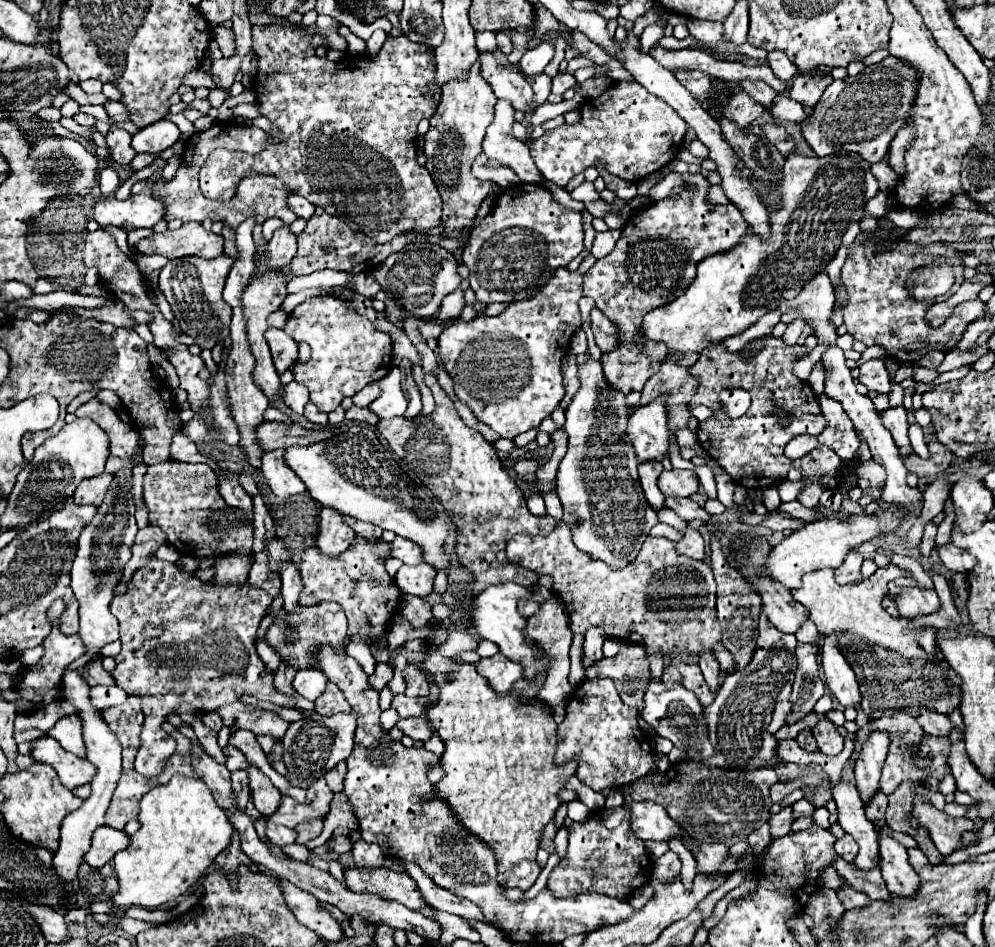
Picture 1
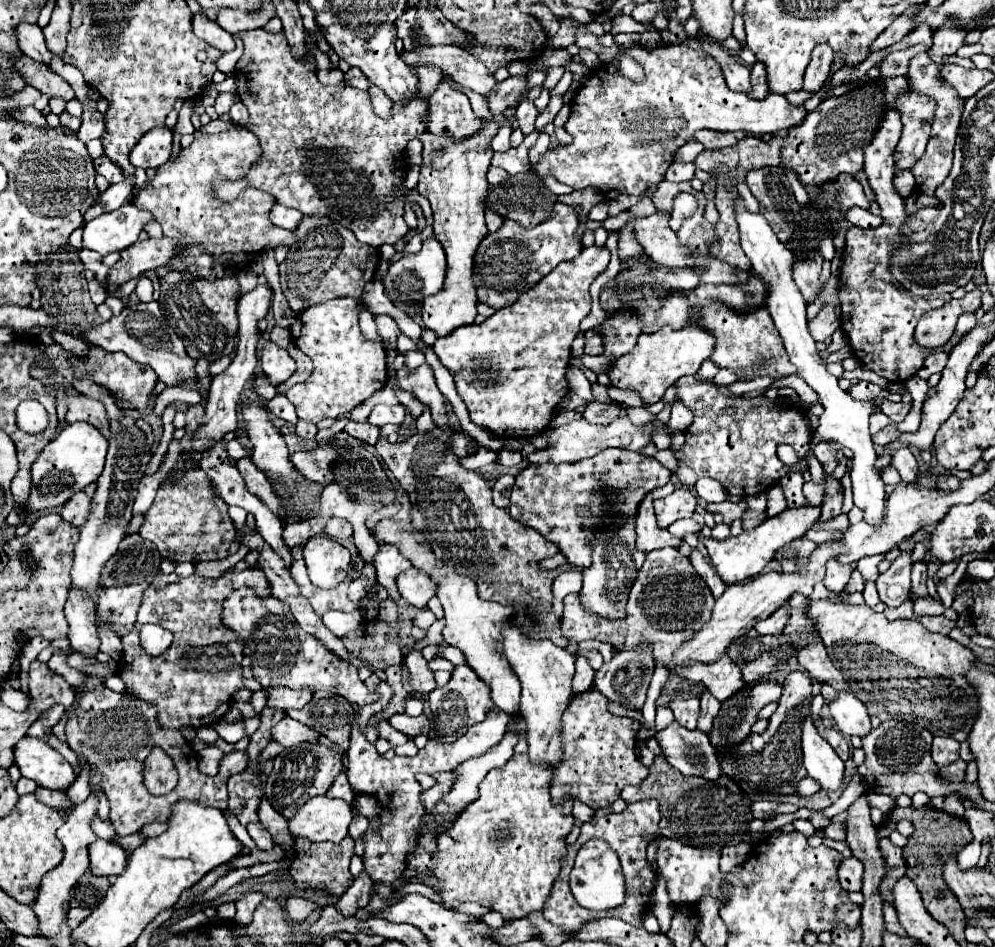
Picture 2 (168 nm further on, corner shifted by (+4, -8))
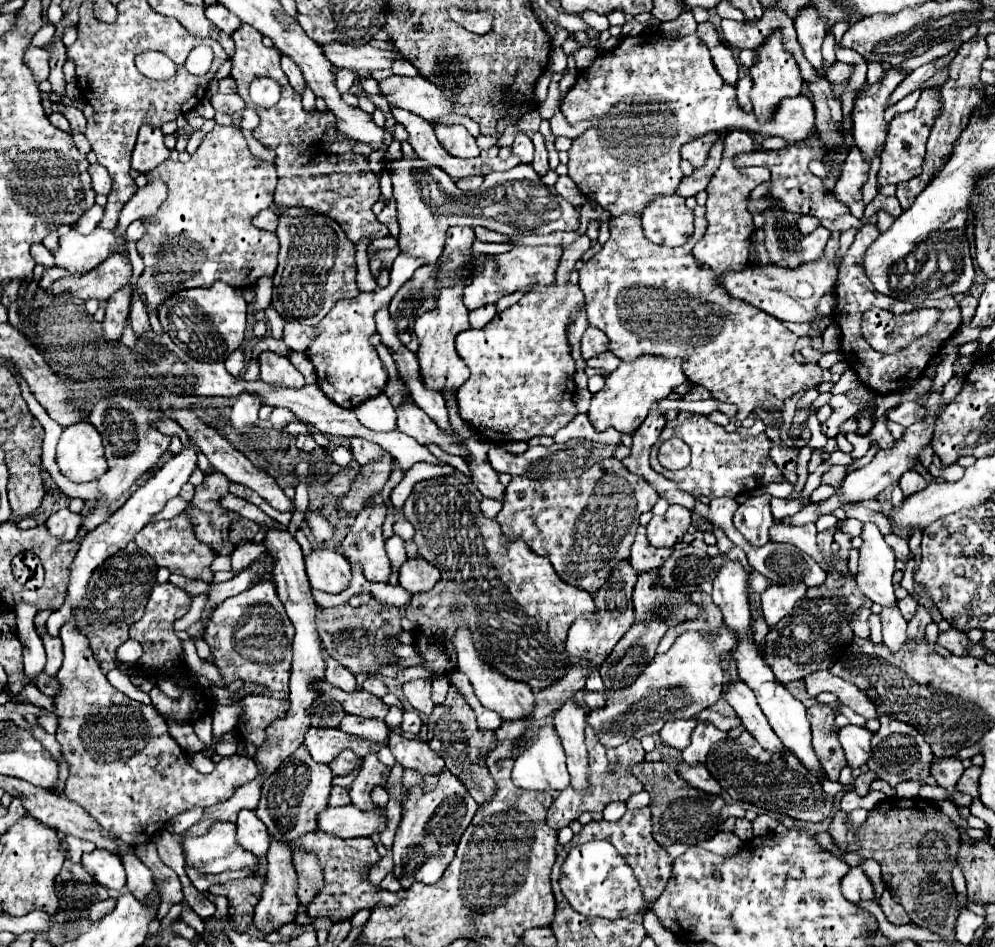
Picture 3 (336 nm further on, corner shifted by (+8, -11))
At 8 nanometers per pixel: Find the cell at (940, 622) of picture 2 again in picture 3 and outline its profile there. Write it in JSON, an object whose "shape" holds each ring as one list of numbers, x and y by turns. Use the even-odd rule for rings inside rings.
{"shape":[[952,628,938,636,938,644,944,646,946,650,950,650,950,654,956,654,956,656,966,656,968,648,972,646,972,642,968,640,966,634,960,634,958,630,952,630]]}

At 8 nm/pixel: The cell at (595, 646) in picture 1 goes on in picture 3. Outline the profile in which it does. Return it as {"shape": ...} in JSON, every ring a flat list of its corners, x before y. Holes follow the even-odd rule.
{"shape":[[568,700,554,714,554,726,562,740,566,752,568,772,572,776,574,790,586,790,590,786,590,770,588,770,588,752,584,744,584,726,586,726,586,710,576,708,574,700]]}

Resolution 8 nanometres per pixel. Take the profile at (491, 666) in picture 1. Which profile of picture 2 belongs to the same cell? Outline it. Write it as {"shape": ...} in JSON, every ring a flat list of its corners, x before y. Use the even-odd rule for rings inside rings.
{"shape":[[460,665,454,669,452,679,448,685,434,689,430,693,430,709,432,709,432,729,438,741,452,741,454,733,464,735,468,727,472,727,478,721,486,719,486,711,494,707,490,699,490,687,476,675,476,671,468,665]]}

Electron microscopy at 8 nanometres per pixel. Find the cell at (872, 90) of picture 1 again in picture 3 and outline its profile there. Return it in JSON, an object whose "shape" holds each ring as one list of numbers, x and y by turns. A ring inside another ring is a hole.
{"shape":[[816,132,812,136,808,136,806,140,800,142,800,146,788,146,784,150,778,152,748,152,748,154,738,154,734,158,734,166,738,170,748,168,748,166,766,166,772,172,770,178,770,188,764,200,748,200,748,210,750,214,762,214,766,210,772,208,772,202,768,200,776,200,778,206,786,212,794,212,794,214,810,214,816,218,836,218,840,214,848,214,848,208,840,202,836,202,834,194,828,194,822,186,822,180,816,178,810,170,808,164,810,160,822,160,824,158,824,148,820,138,816,138]]}

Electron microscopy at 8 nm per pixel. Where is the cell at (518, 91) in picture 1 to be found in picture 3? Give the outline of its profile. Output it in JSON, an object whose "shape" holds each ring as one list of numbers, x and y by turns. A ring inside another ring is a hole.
{"shape":[[330,42,322,46,322,52,336,68,356,68,356,70,392,68,392,58,400,56,400,52,396,50,378,50,378,48,372,48,370,44,350,46,344,42]]}

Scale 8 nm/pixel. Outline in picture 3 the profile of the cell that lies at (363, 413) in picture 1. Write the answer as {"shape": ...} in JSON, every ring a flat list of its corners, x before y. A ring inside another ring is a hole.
{"shape":[[352,438,352,440,350,440,350,450,352,450,354,460,356,460,360,466,366,466,366,464,370,464,372,460,376,460,376,458,382,456,380,446,372,446,370,442,364,442,362,438]]}

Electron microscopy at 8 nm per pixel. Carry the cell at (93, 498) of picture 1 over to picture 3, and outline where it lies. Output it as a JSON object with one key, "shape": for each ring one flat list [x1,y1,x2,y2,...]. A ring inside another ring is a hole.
{"shape":[[62,508,58,512,54,512,48,520,46,520,46,528,48,532,64,542,72,542,78,536,78,528,80,528,80,514,70,512,68,508]]}

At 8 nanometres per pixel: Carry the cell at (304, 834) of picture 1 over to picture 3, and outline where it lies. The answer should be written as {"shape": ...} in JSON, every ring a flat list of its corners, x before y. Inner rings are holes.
{"shape":[[186,866,186,874,188,874,188,878,192,880,192,884,194,884,194,888,198,892,206,892,212,884,224,884,224,882,228,882,232,878,244,878,244,876,248,876,248,870,242,870,242,872,224,872,224,874,212,876,212,874,204,874,204,872,196,870,196,868]]}

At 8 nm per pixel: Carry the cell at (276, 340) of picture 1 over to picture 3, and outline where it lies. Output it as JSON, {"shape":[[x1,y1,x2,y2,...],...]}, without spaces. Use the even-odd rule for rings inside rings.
{"shape":[[260,354,260,378,268,386,284,386,284,388,302,388,304,376,292,366,286,356,278,354]]}

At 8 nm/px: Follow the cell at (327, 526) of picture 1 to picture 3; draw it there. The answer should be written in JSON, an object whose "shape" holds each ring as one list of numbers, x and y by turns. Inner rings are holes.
{"shape":[[314,550,306,558,306,574,312,588,340,594,350,586,352,568,346,558,340,558,334,550]]}

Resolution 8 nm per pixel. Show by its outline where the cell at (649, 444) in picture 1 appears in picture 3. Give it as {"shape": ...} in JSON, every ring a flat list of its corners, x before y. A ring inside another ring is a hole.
{"shape":[[606,458,604,462,594,464,590,470,586,470,578,478,562,478,562,480,512,478,510,486,506,486,504,506,498,512,496,520,502,526,504,544,512,540,526,542,526,546,534,554,540,554,550,560,560,580,576,588,582,588,588,594,594,594,600,588,604,588,606,580,618,568,618,564,630,558,630,546,634,542,638,518,640,514,650,512,656,500,658,500,658,494,646,480,628,472,620,460]]}

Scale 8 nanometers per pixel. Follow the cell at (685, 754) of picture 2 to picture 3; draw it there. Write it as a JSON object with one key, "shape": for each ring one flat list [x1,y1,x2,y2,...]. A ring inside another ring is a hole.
{"shape":[[678,762,678,772,680,776,694,788,704,790,708,794,720,794,720,784,708,774,706,766,688,766,686,762]]}

